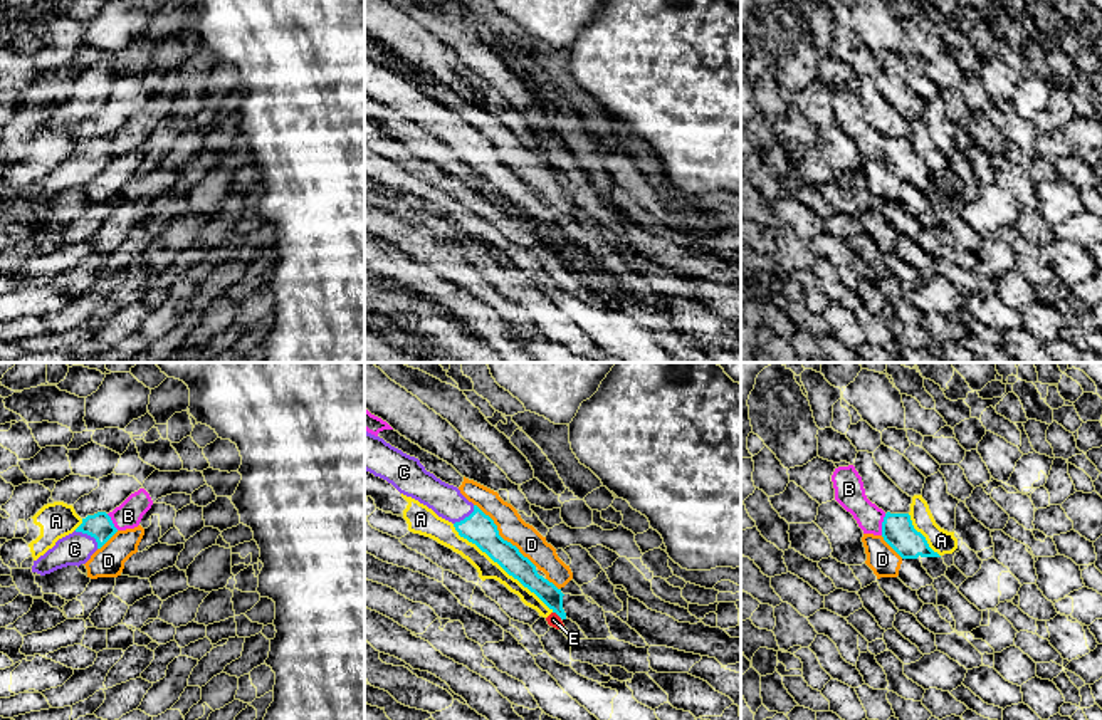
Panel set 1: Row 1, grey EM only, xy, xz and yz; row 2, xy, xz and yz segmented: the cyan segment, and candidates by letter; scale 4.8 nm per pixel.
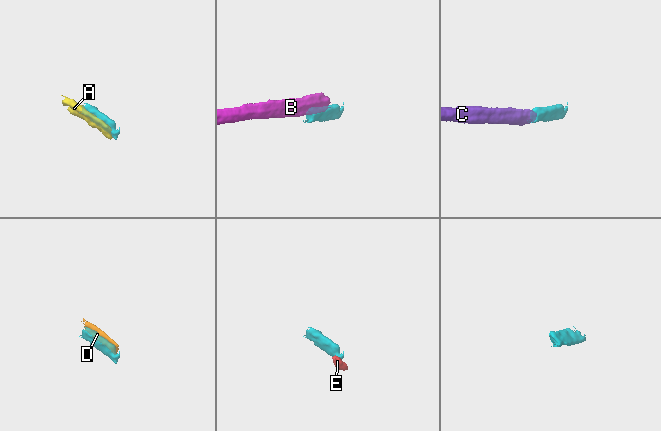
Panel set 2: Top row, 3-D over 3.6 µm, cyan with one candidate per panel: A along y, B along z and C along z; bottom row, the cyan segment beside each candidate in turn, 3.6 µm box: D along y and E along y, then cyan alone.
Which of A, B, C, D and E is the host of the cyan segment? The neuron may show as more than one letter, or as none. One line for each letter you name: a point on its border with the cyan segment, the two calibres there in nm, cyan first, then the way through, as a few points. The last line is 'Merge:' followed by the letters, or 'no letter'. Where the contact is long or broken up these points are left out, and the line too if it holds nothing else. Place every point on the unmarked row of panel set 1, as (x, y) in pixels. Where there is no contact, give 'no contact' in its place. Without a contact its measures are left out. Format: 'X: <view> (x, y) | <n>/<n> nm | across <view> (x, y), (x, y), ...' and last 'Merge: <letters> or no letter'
C: xy (89, 158) | 130/160 nm | across xy (99, 150), (89, 158), (74, 173)
Merge: C

